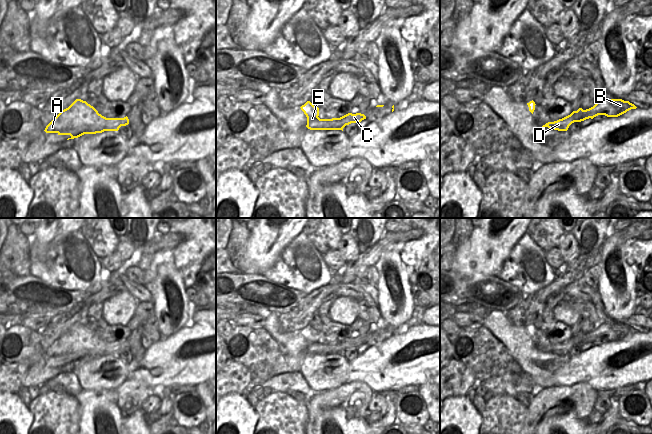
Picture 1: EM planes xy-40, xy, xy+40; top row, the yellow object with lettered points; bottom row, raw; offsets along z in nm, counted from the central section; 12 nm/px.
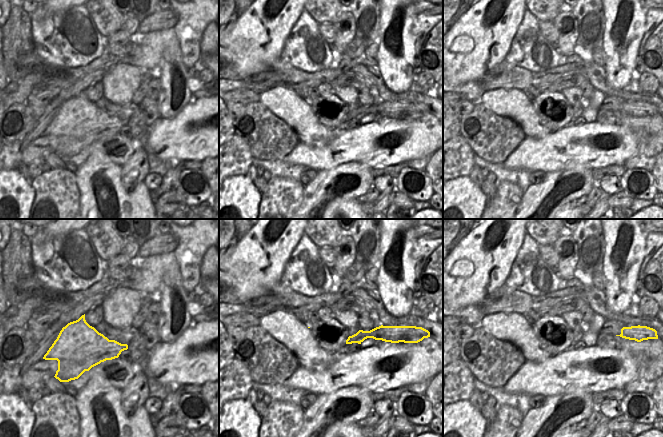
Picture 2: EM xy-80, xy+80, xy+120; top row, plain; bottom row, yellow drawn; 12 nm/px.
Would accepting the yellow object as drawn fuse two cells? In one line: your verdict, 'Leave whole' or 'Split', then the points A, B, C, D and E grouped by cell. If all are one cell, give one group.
Leave whole. Groups: A B C D E.

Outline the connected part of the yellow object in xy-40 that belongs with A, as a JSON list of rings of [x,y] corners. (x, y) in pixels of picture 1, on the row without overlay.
[[[76,323],[68,332],[62,334],[46,350],[46,357],[70,359],[69,363],[84,358],[96,358],[104,355],[118,355],[121,350],[129,348],[128,341],[106,342],[86,325]]]

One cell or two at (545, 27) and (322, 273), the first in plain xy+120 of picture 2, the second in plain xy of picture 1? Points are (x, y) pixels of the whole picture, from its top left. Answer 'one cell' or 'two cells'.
two cells

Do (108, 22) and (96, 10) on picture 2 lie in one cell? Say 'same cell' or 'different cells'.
same cell

